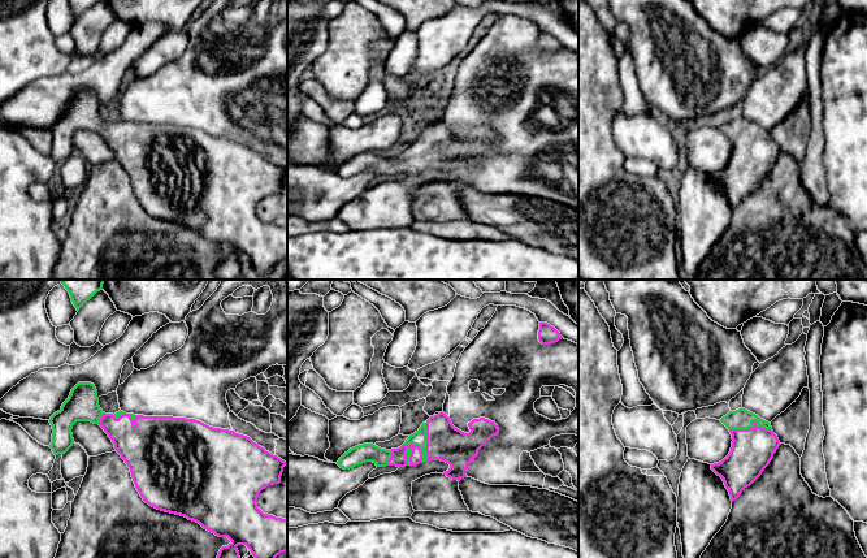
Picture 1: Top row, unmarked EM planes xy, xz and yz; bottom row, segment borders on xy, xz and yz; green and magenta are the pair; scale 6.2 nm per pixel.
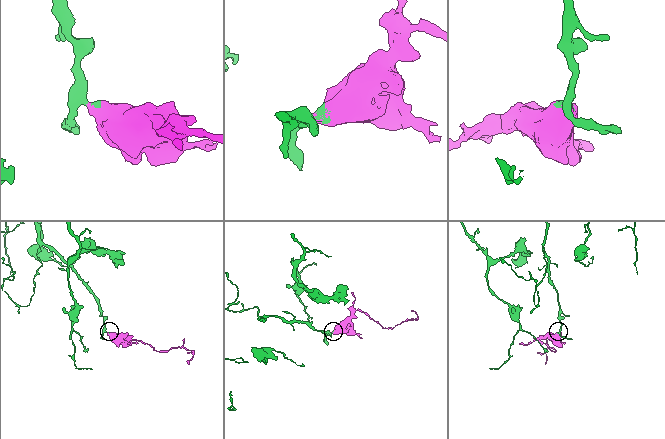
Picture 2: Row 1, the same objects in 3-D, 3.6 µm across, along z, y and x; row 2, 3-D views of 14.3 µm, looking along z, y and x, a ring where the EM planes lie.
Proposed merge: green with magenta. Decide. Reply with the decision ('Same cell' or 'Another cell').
Same cell

